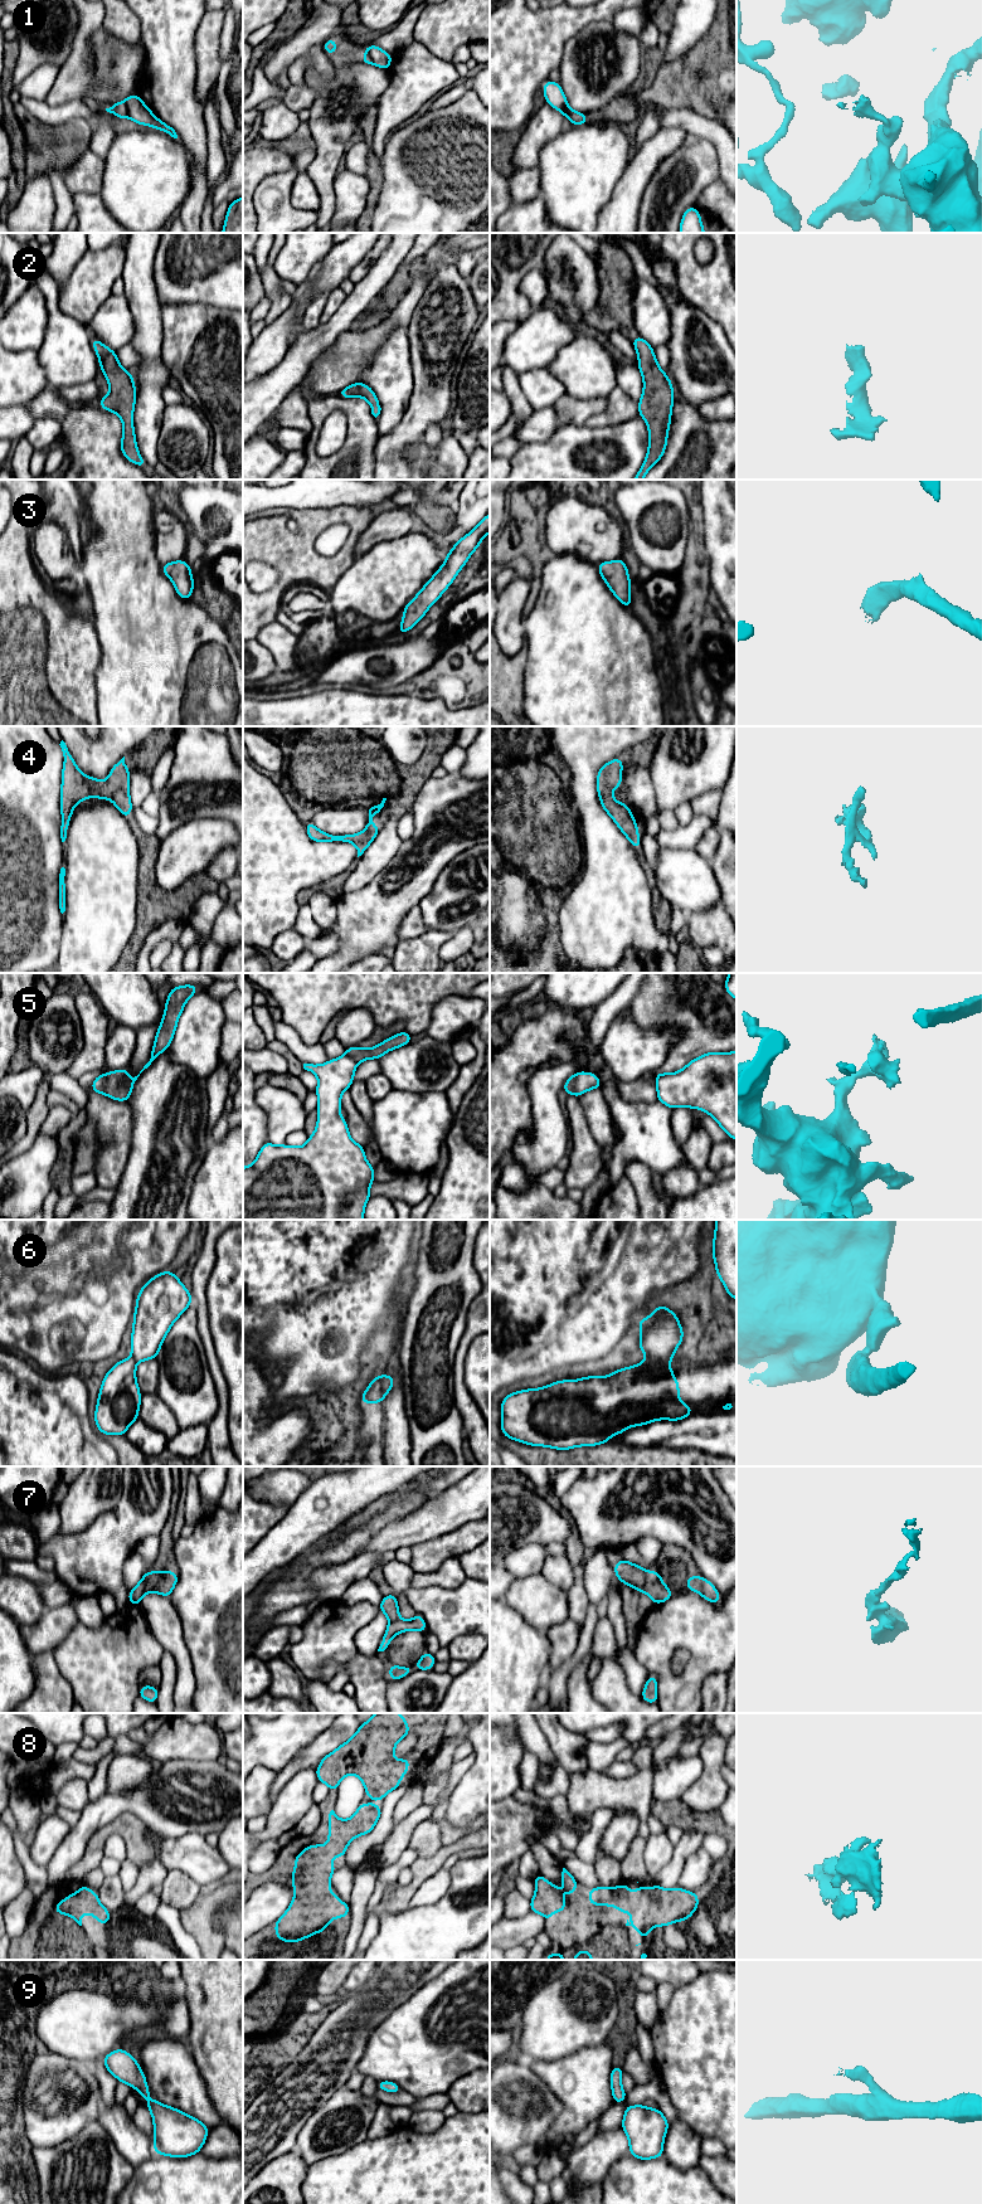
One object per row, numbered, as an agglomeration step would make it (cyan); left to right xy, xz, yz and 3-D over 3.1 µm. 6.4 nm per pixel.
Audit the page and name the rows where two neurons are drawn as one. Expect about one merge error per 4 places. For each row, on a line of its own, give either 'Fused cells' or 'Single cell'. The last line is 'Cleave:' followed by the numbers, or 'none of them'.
1: Fused cells
2: Single cell
3: Single cell
4: Single cell
5: Fused cells
6: Fused cells
7: Fused cells
8: Single cell
9: Single cell
Cleave: 1, 5, 6, 7

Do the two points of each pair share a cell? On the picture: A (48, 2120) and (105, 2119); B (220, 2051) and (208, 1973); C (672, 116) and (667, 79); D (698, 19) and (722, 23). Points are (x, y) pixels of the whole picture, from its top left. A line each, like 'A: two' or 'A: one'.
A: two
B: one
C: two
D: two

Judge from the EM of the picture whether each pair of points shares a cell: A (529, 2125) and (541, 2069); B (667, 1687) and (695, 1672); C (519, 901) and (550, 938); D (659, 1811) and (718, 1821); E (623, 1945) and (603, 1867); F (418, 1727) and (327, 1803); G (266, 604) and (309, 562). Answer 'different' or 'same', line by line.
A: different
B: same
C: same
D: same
E: different
F: same
G: same

